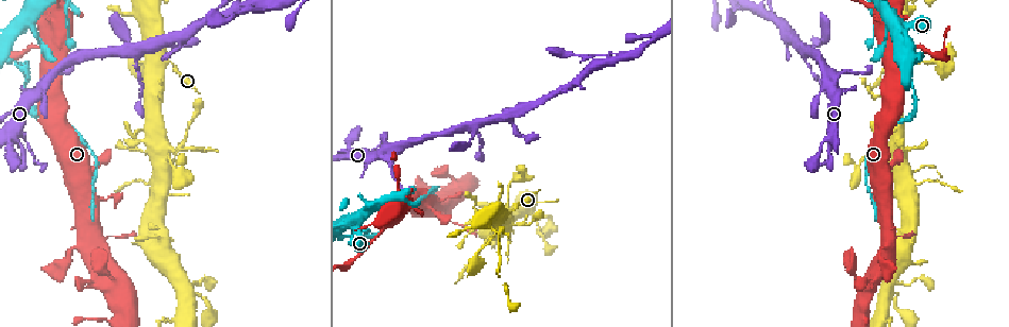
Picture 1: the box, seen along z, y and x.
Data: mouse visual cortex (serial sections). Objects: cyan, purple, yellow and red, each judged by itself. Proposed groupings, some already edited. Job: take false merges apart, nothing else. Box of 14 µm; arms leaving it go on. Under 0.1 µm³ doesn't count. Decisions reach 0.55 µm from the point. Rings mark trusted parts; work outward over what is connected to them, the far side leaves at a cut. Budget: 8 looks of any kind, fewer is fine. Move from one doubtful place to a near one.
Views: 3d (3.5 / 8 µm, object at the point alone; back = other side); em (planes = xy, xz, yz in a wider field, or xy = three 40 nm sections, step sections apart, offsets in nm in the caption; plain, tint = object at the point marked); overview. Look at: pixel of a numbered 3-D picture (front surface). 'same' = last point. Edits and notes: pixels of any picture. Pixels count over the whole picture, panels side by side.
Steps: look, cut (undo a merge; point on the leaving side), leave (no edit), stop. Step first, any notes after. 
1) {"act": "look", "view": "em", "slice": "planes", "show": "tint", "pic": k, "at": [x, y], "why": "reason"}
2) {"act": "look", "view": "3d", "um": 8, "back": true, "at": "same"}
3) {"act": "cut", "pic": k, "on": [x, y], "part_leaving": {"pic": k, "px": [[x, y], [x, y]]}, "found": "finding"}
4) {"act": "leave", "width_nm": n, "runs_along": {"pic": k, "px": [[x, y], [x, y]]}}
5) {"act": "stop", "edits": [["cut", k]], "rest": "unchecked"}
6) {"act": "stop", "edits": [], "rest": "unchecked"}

{"act": "look", "view": "3d", "um": 3.5, "pic": 1, "at": [132, 50]}

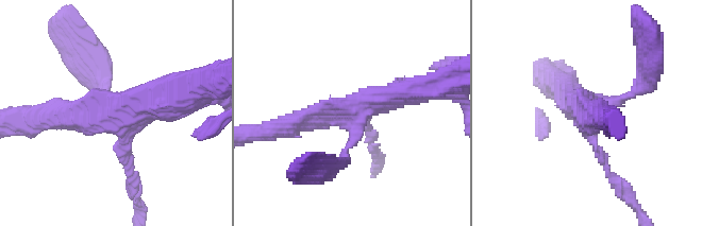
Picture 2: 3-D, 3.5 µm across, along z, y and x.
{"act": "leave", "runs_along": {"pic": 2, "px": [[282, 128], [413, 90]]}, "found": "all the same cell"}

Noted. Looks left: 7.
{"act": "look", "view": "3d", "um": 3.5, "pic": 1, "at": [264, 7], "why": "arms run side by side"}

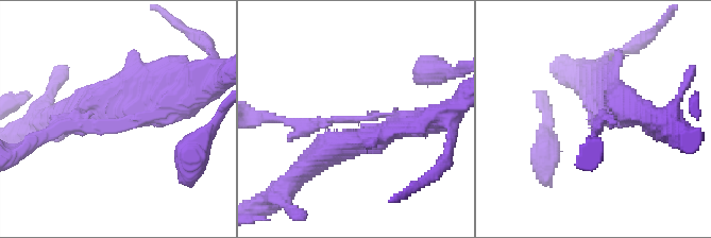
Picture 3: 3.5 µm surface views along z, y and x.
{"act": "look", "view": "em", "slice": "xy", "step": 5, "show": "tint", "pic": 3, "at": [591, 123], "arms": 3, "arm_widths_nm": [150, 350, 450], "why": "need the tissue"}

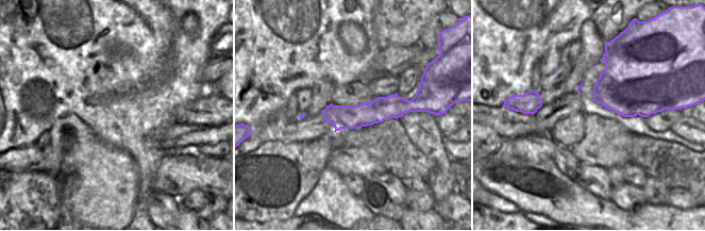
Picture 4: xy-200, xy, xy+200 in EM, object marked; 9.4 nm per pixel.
{"act": "look", "view": "em", "slice": "planes", "show": "tint", "at": "same"}

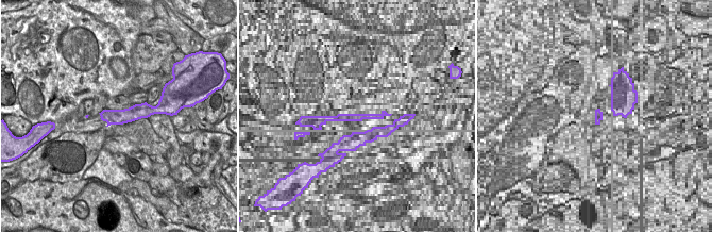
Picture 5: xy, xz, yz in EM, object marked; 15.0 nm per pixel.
{"act": "leave", "width_nm": 220, "runs_along": {"pic": 3, "px": [[123, 100], [149, 119], [57, 125]]}, "found": "all the same cell"}

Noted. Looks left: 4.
{"act": "look", "view": "3d", "um": 3.5, "pic": 1, "at": [167, 161], "why": "sharp bend"}

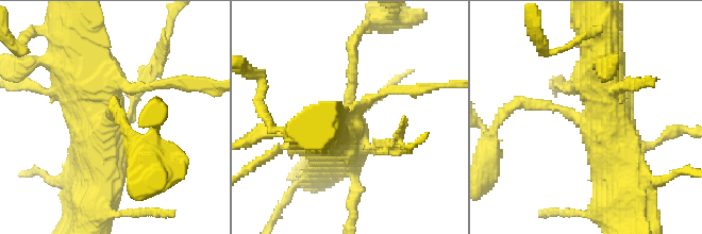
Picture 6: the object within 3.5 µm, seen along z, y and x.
{"act": "look", "view": "em", "slice": "xy", "step": 1, "show": "tint", "pic": 6, "at": [588, 120], "why": "shape alone is not enough"}

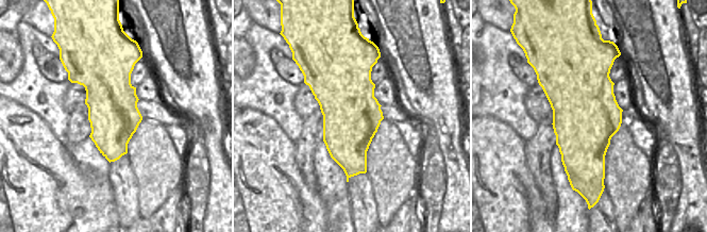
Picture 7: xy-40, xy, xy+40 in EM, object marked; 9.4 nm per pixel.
{"act": "leave", "width_nm": 550, "runs_along": {"pic": 6, "px": [[602, 53], [607, 129], [623, 190]]}, "found": "one cell here"}

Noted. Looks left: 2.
{"act": "stop", "edits": [], "rest": "unchecked"}

